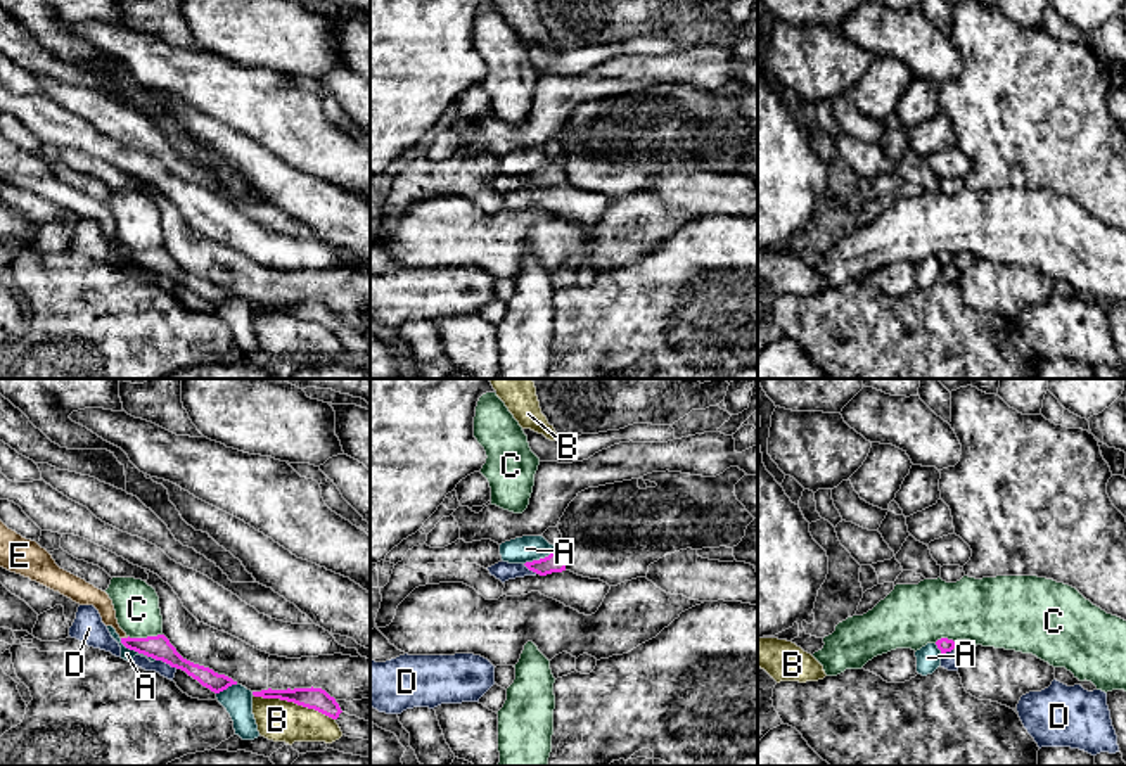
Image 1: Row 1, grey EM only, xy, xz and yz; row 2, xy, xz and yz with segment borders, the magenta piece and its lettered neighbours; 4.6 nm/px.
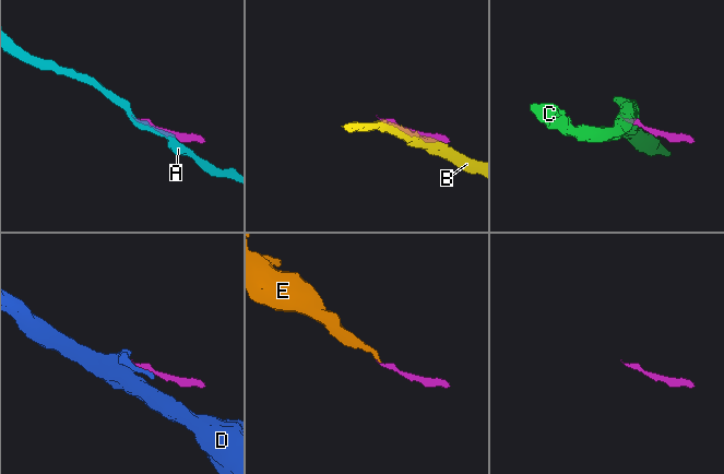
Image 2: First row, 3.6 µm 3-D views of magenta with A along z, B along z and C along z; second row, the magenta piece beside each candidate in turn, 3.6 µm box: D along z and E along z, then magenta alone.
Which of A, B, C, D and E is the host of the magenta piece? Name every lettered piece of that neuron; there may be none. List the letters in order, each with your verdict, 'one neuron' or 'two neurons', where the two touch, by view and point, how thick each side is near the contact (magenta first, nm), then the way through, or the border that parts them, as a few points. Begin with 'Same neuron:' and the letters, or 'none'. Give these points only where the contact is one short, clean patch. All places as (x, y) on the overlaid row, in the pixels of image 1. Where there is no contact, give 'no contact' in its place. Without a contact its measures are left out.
Same neuron: E
A: two neurons; contact xy (137, 651); calibres 110 and 60 nm
B: two neurons; contact xy (294, 702); calibres 100 and 190 nm; border xy (253, 694), (293, 701), (334, 720)
C: two neurons; contact xy (144, 638); calibres 110 and 200 nm; border xy (161, 633), (128, 637)
D: two neurons; contact xy (166, 663); calibres 110 and 70 nm; border xy (156, 659), (177, 668)
E: one neuron; contact xy (125, 638); calibres 110 and 90 nm; way xy (158, 647), (125, 638), (95, 597)

